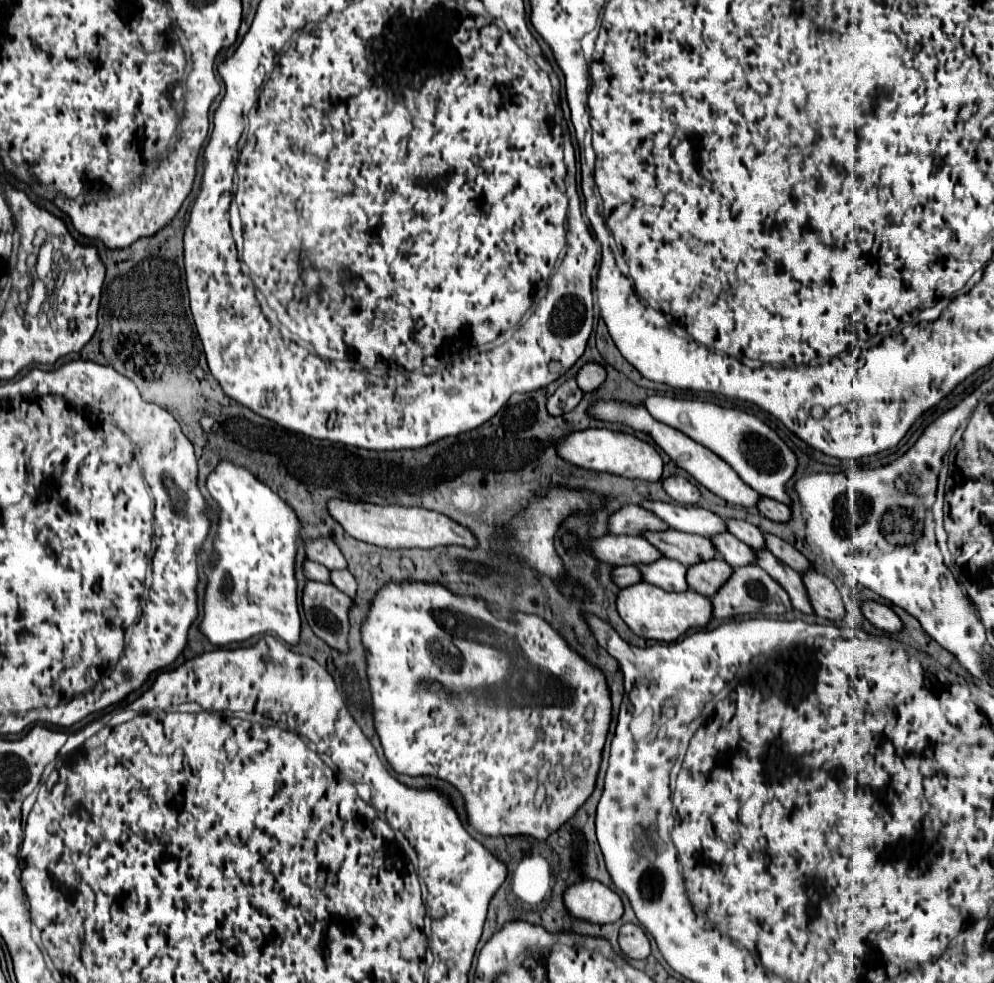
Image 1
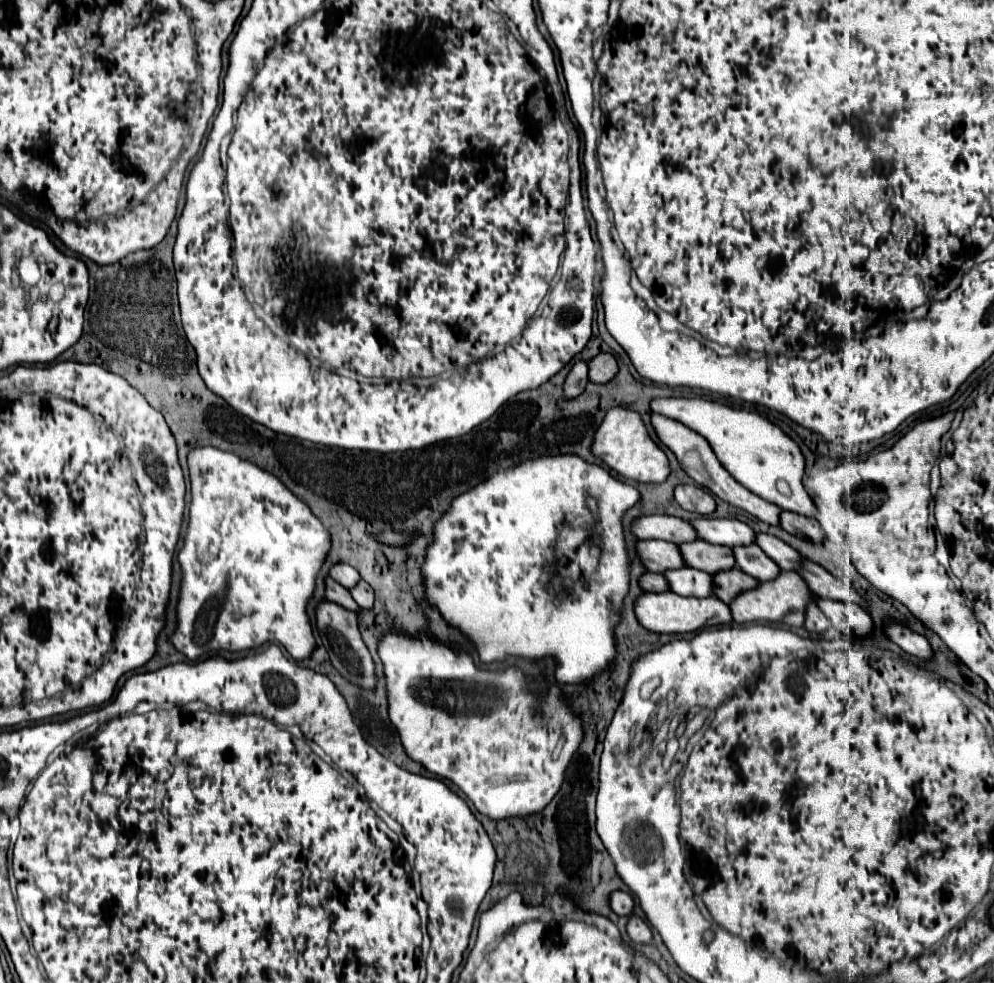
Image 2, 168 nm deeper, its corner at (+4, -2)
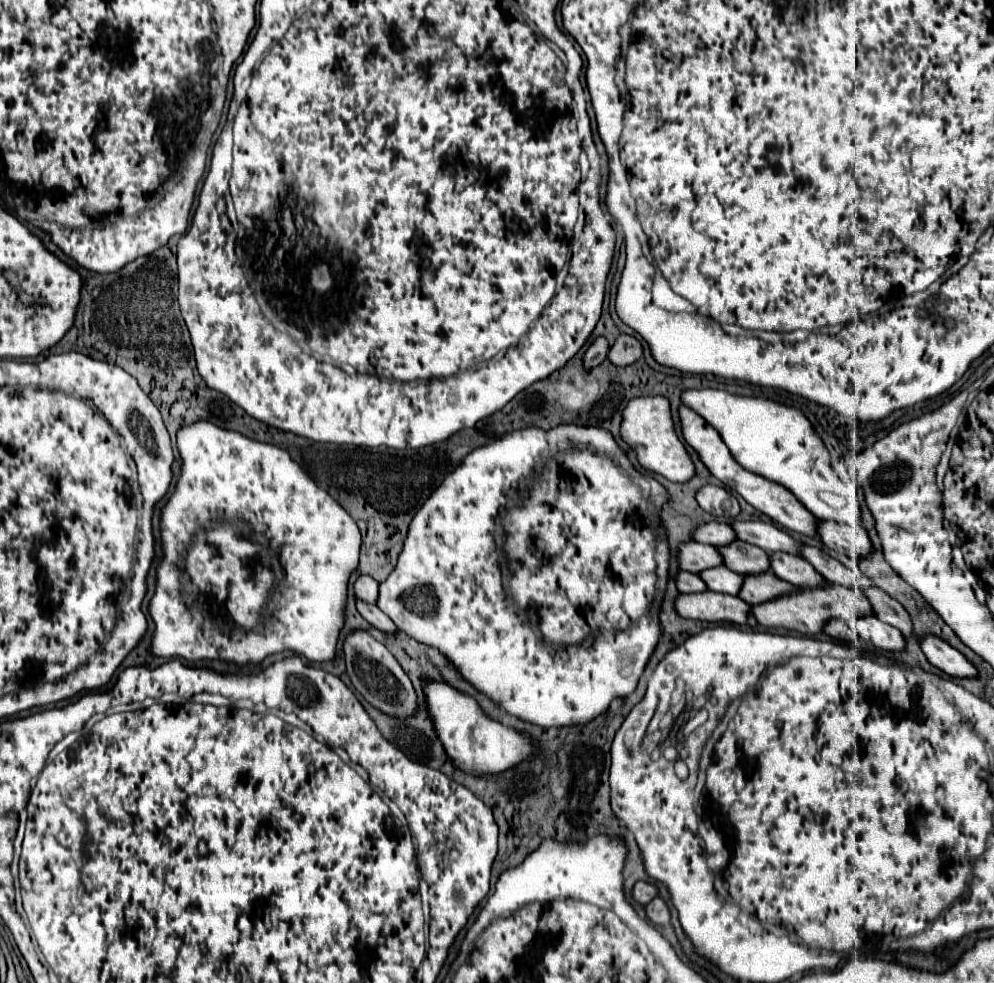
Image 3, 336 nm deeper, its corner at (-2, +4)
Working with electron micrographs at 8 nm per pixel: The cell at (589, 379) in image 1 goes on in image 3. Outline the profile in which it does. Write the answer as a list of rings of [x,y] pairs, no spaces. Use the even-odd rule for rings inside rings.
[[[620,335],[608,351],[608,361],[616,367],[626,367],[640,357],[642,357],[642,345],[630,335]]]

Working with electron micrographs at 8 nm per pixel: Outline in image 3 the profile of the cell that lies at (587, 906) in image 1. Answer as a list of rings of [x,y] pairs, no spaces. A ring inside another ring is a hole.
[[[638,881],[638,883],[634,885],[634,889],[632,889],[632,899],[638,901],[640,905],[650,903],[654,897],[656,897],[656,887],[654,887],[654,885],[648,885],[648,883],[644,883],[644,881]]]

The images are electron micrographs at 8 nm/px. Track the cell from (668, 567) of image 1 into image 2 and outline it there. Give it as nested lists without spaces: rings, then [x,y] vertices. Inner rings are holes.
[[[684,567],[684,569],[672,569],[664,573],[668,583],[670,583],[670,591],[678,593],[678,595],[692,595],[692,597],[710,597],[712,589],[714,589],[714,575],[692,569],[692,567]]]

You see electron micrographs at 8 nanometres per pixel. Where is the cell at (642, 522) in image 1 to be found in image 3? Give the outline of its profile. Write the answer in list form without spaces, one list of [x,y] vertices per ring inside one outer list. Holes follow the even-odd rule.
[[[710,521],[710,523],[702,523],[694,533],[692,539],[698,543],[708,543],[714,547],[722,547],[734,541],[732,529],[728,523],[718,523],[718,521]]]

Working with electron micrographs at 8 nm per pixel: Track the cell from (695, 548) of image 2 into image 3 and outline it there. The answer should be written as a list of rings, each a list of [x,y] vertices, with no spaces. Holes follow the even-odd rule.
[[[732,541],[724,547],[716,547],[724,565],[740,575],[756,575],[760,571],[770,571],[768,553],[744,541]]]

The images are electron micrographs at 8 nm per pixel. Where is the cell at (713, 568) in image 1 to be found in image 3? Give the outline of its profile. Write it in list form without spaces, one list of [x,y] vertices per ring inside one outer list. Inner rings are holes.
[[[764,571],[758,575],[744,575],[744,583],[738,597],[750,605],[756,605],[764,603],[764,599],[776,599],[776,595],[782,595],[784,591],[792,591],[792,583],[786,583],[774,573]]]

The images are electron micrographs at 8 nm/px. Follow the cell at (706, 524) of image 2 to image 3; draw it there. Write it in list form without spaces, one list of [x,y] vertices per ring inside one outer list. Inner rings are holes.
[[[732,521],[730,527],[736,533],[736,539],[746,541],[750,545],[756,545],[756,547],[764,549],[766,553],[786,551],[786,553],[796,555],[796,541],[788,533],[780,531],[778,527],[774,527],[770,523],[762,523],[762,521]]]

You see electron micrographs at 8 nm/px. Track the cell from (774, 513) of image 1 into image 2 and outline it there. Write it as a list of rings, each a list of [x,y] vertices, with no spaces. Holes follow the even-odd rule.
[[[782,511],[780,527],[786,529],[788,533],[800,537],[800,539],[810,539],[810,541],[816,541],[816,543],[822,543],[826,539],[824,529],[820,527],[820,523],[816,519],[804,517],[804,515],[798,515],[798,513]]]

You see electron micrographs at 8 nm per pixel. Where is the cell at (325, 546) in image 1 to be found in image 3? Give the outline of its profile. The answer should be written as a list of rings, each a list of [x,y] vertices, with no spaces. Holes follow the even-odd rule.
[[[360,575],[354,583],[354,593],[356,597],[368,601],[368,603],[376,603],[376,595],[378,595],[378,583],[370,577],[370,575]]]

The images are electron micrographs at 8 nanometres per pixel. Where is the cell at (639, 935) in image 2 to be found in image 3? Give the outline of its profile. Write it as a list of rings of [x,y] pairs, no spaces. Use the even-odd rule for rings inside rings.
[[[652,899],[648,905],[646,905],[646,917],[652,925],[670,925],[670,911],[666,907],[666,903],[662,899]]]

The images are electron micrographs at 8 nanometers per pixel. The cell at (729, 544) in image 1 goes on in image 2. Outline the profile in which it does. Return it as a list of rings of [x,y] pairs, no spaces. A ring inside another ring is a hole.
[[[748,545],[748,547],[734,547],[736,555],[736,567],[742,569],[744,573],[760,579],[760,581],[772,581],[778,577],[778,571],[782,571],[758,545]]]

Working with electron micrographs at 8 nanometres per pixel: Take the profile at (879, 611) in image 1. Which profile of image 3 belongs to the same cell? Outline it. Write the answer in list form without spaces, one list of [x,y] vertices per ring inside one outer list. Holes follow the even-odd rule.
[[[922,635],[920,649],[926,659],[944,673],[952,677],[976,677],[976,667],[972,667],[972,663],[968,663],[968,659],[960,651],[956,651],[950,643],[942,641],[940,637]]]

